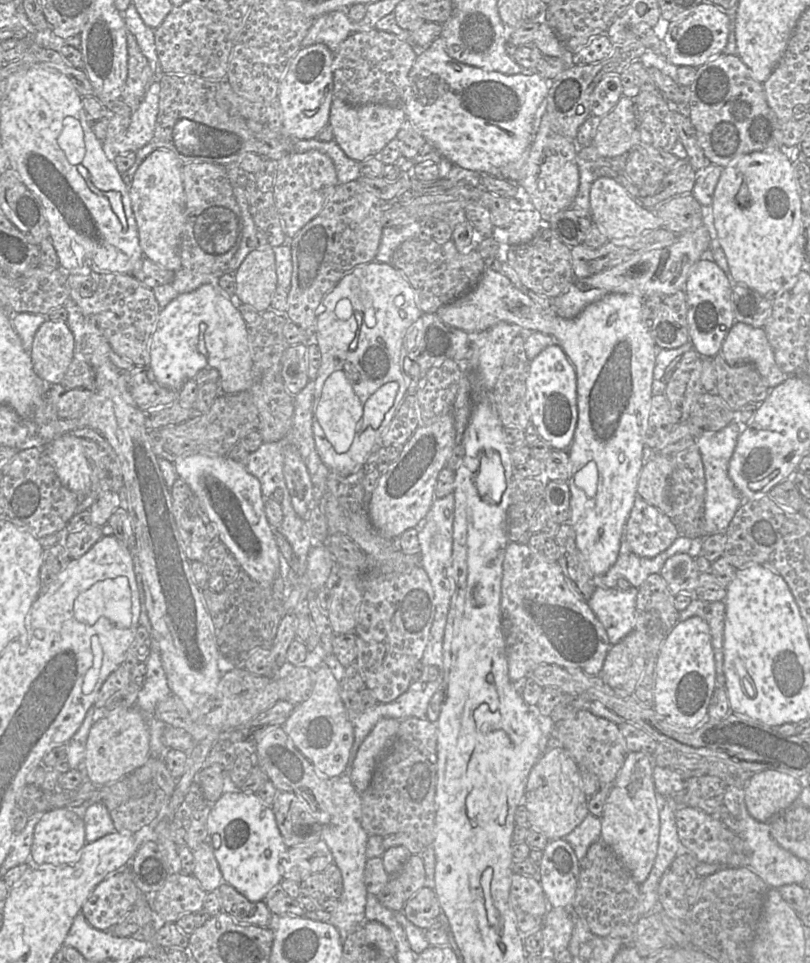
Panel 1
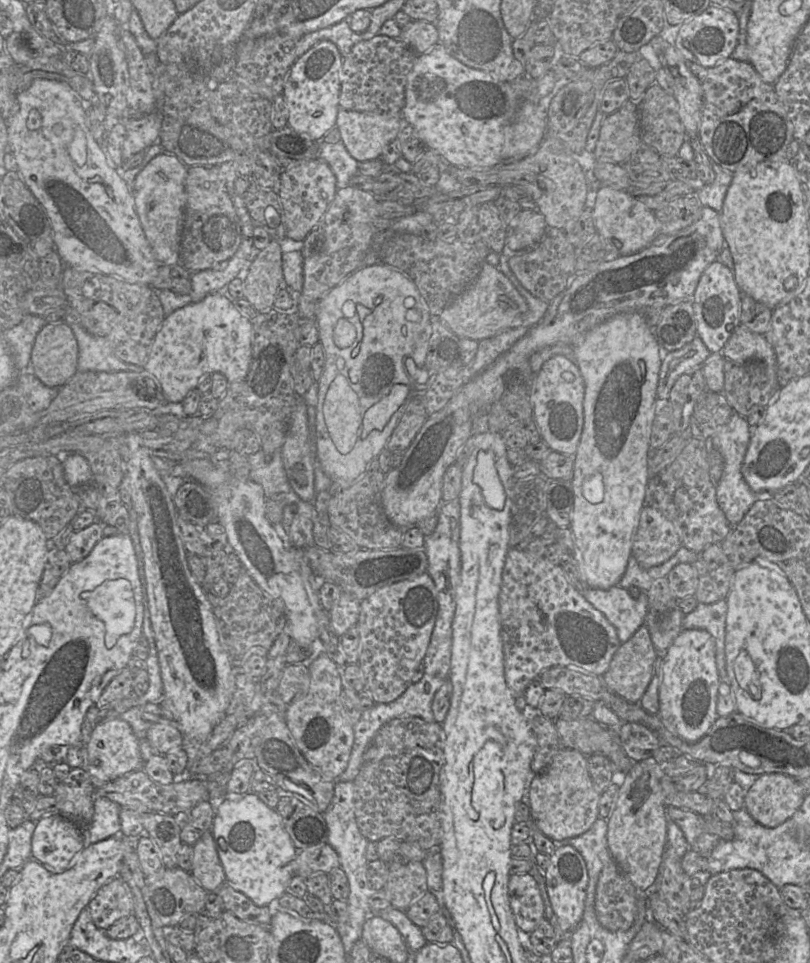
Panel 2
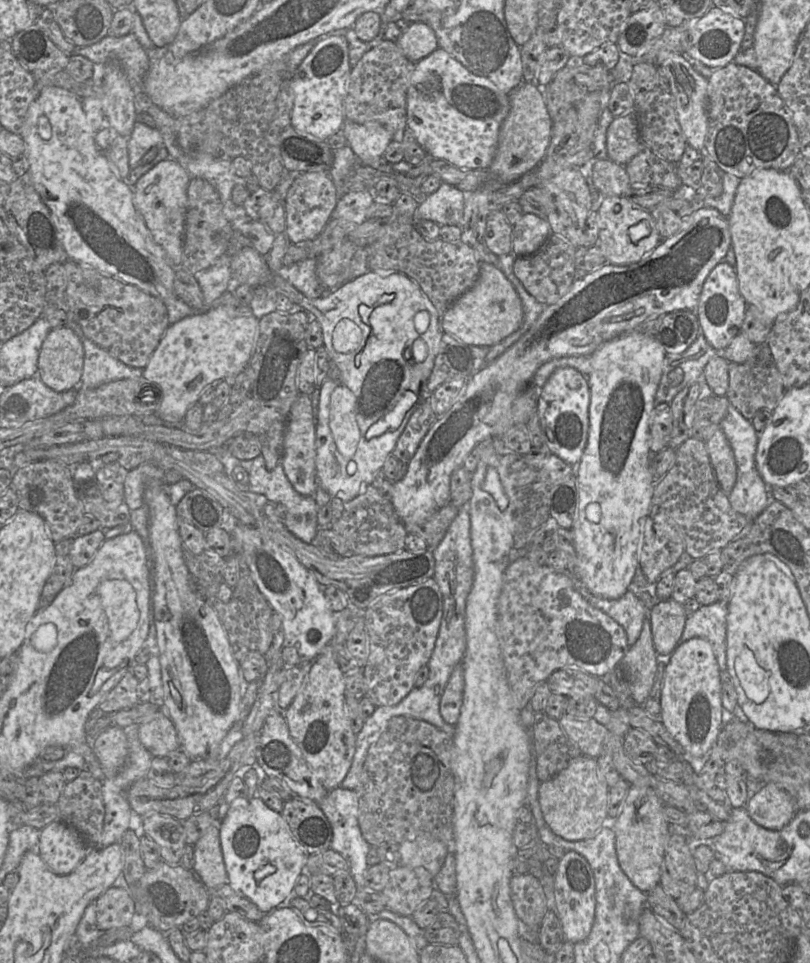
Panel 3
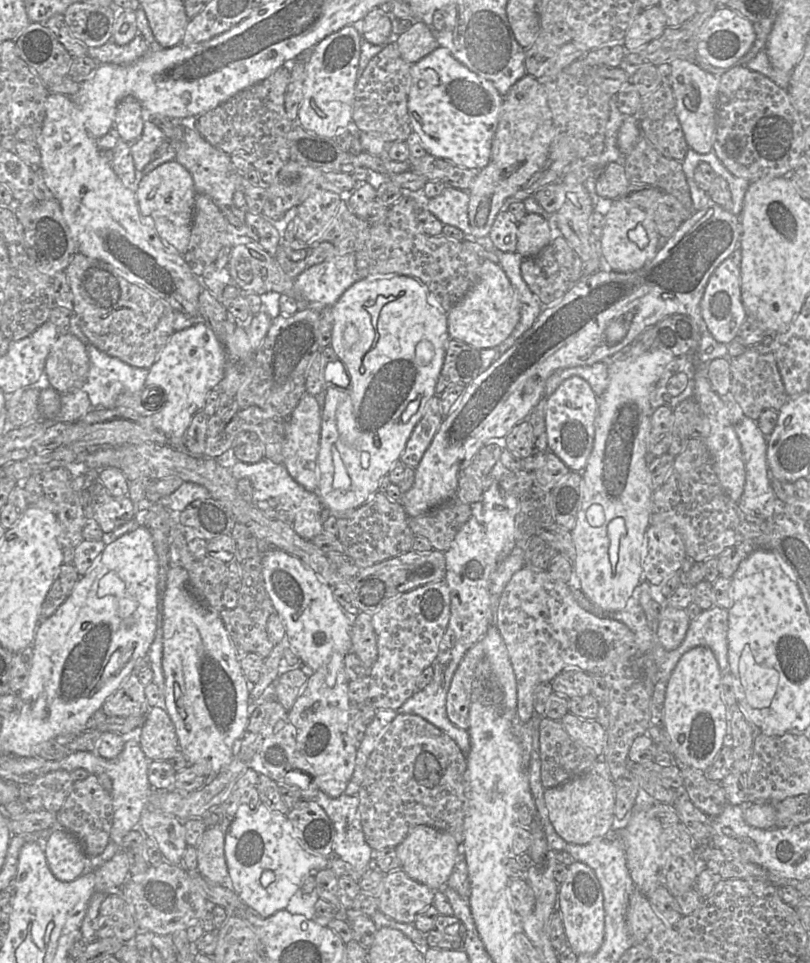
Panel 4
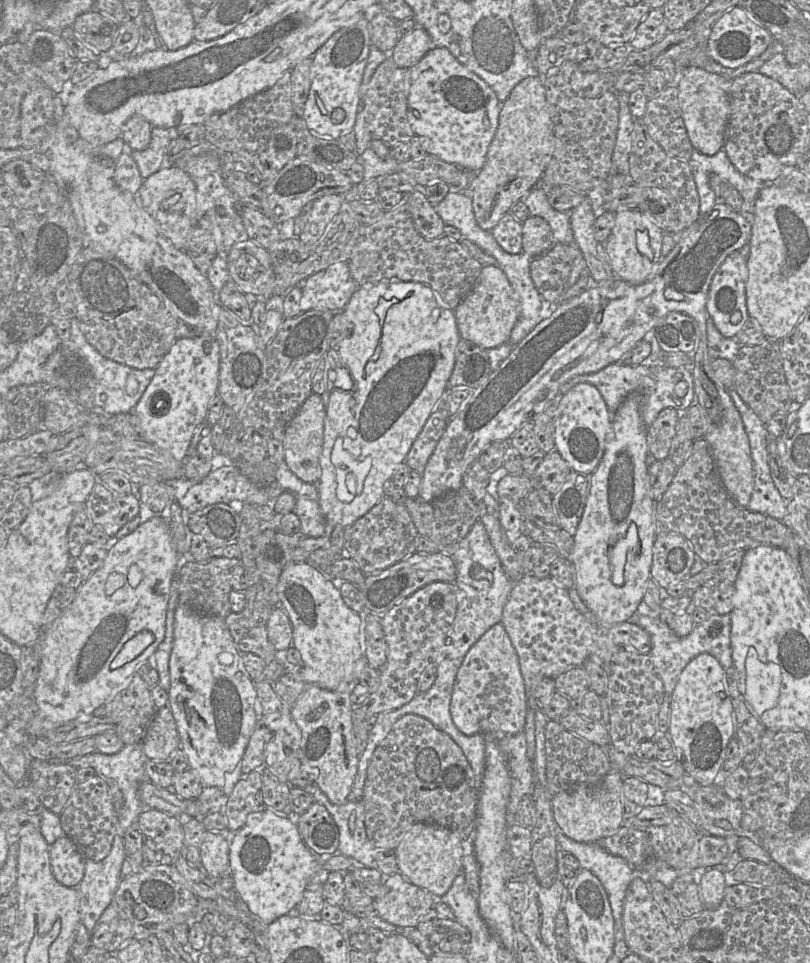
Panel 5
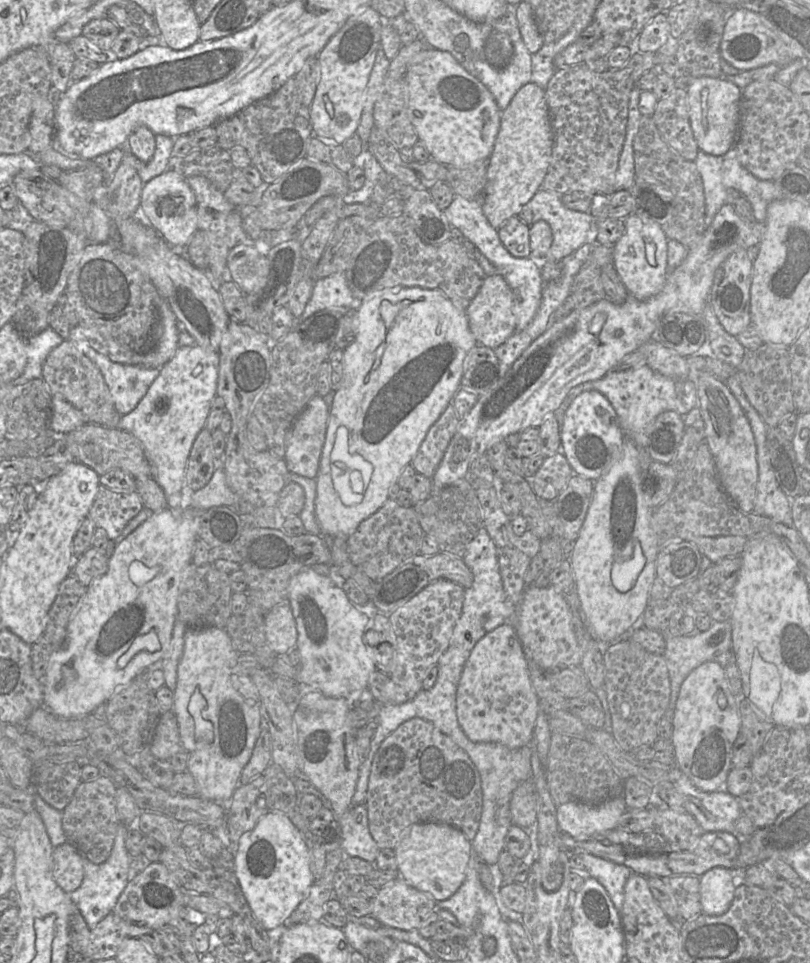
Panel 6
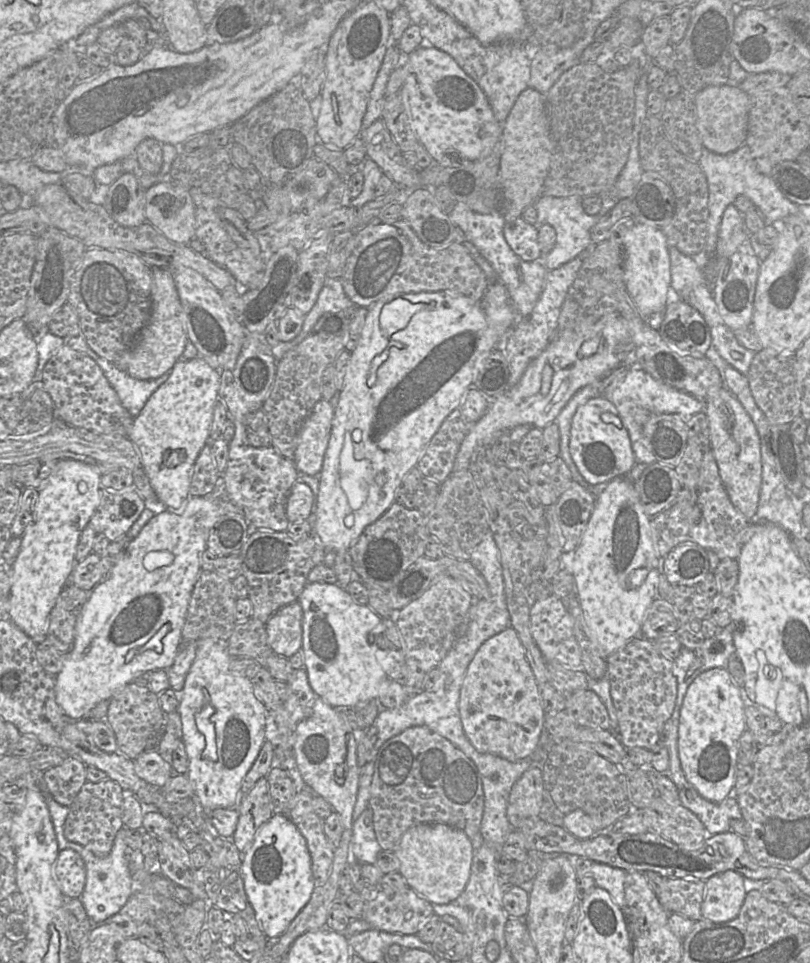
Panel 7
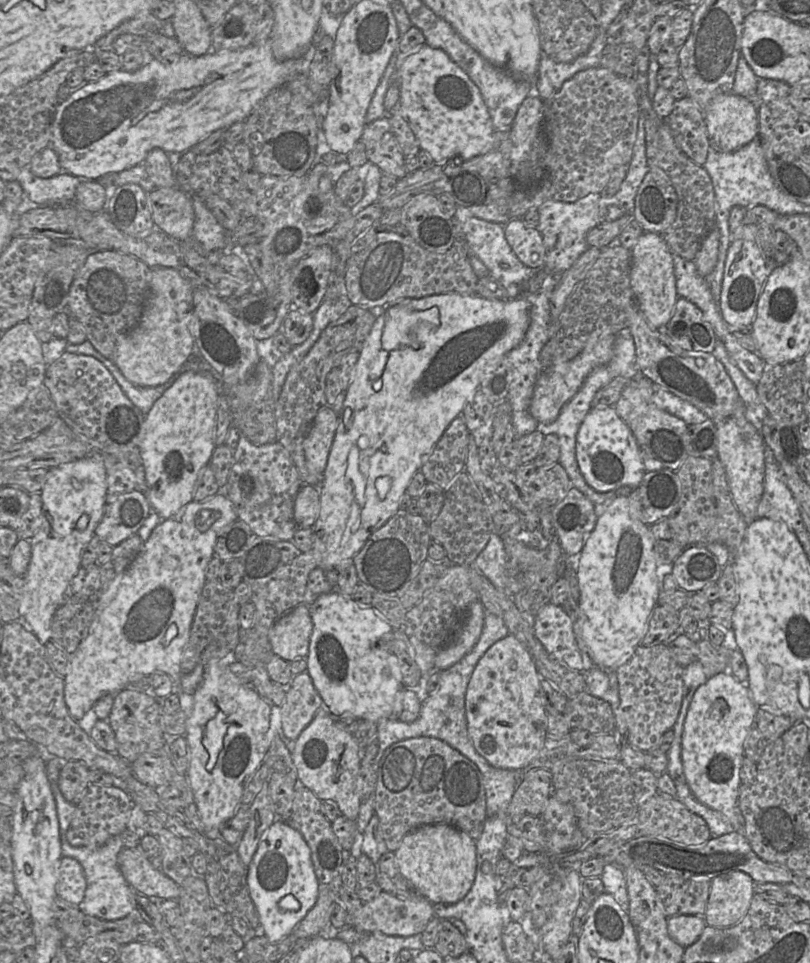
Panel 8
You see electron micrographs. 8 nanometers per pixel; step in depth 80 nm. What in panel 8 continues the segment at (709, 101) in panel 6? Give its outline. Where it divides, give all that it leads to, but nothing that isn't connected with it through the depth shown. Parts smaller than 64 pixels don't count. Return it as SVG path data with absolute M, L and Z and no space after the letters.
M733 92L716 96L704 110L710 145L733 152L758 137L758 112L754 101Z

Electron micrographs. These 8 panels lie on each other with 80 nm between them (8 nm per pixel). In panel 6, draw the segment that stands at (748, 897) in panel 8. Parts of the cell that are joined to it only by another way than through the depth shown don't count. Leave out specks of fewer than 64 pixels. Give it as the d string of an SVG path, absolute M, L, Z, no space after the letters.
M714 867L699 877L702 913L719 916L728 911L738 884L735 873L740 871Z

